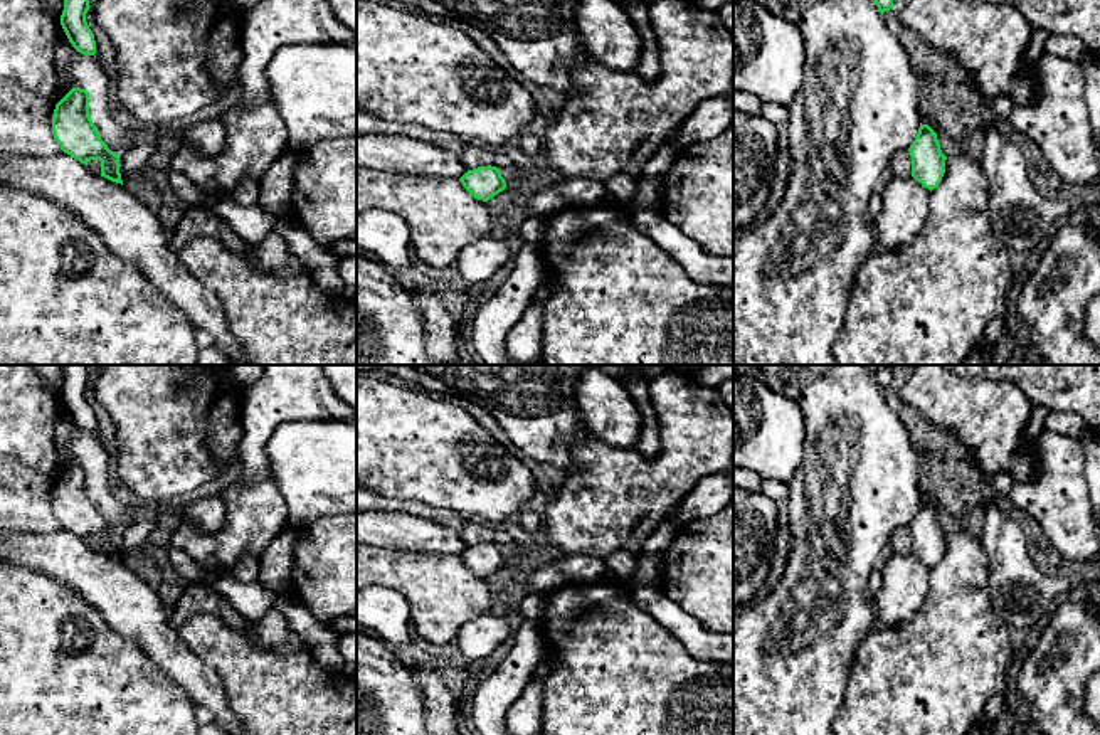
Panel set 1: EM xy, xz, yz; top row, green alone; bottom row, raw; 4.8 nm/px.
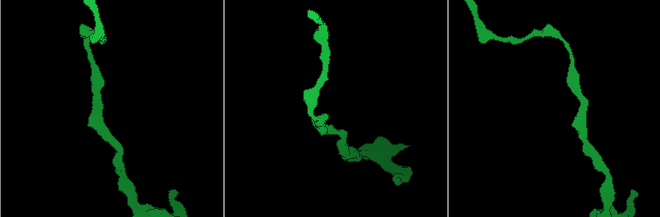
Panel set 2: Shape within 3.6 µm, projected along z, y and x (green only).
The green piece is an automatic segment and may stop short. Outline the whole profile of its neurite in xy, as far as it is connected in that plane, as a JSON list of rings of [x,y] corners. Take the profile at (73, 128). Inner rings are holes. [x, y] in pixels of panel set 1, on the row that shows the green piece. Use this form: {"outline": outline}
{"outline": [[[72,87],[52,114],[52,133],[61,150],[81,163],[101,161],[101,177],[121,183],[119,156],[101,140],[91,114],[89,93]]]}

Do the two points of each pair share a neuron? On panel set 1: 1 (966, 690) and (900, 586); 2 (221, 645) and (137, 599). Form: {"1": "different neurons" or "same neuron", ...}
{"1": "different neurons", "2": "different neurons"}

